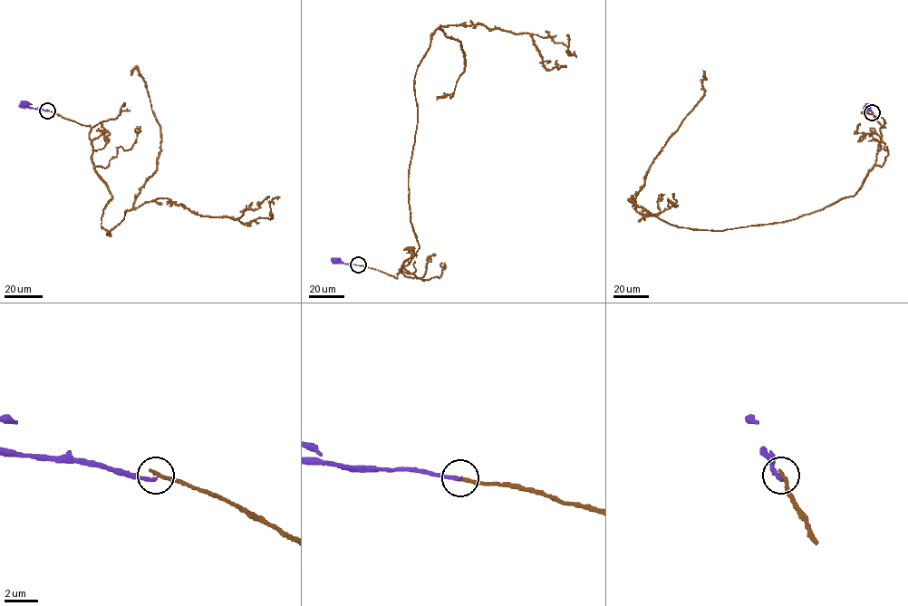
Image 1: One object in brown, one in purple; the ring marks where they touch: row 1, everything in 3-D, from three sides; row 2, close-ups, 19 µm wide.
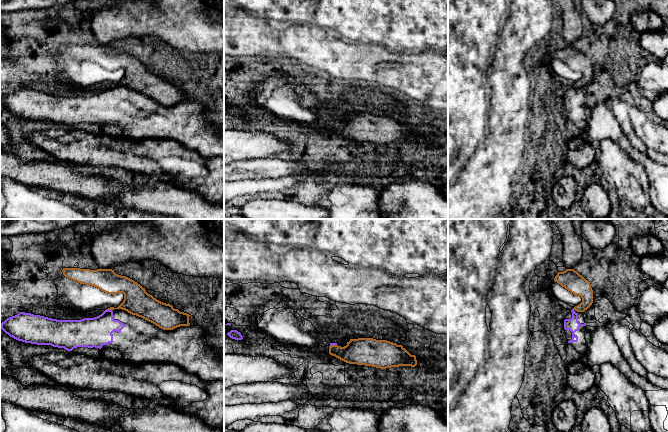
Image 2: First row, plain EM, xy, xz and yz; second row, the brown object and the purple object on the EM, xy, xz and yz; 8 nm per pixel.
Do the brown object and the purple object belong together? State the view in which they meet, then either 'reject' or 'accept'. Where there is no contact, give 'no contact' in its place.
xy | reject

